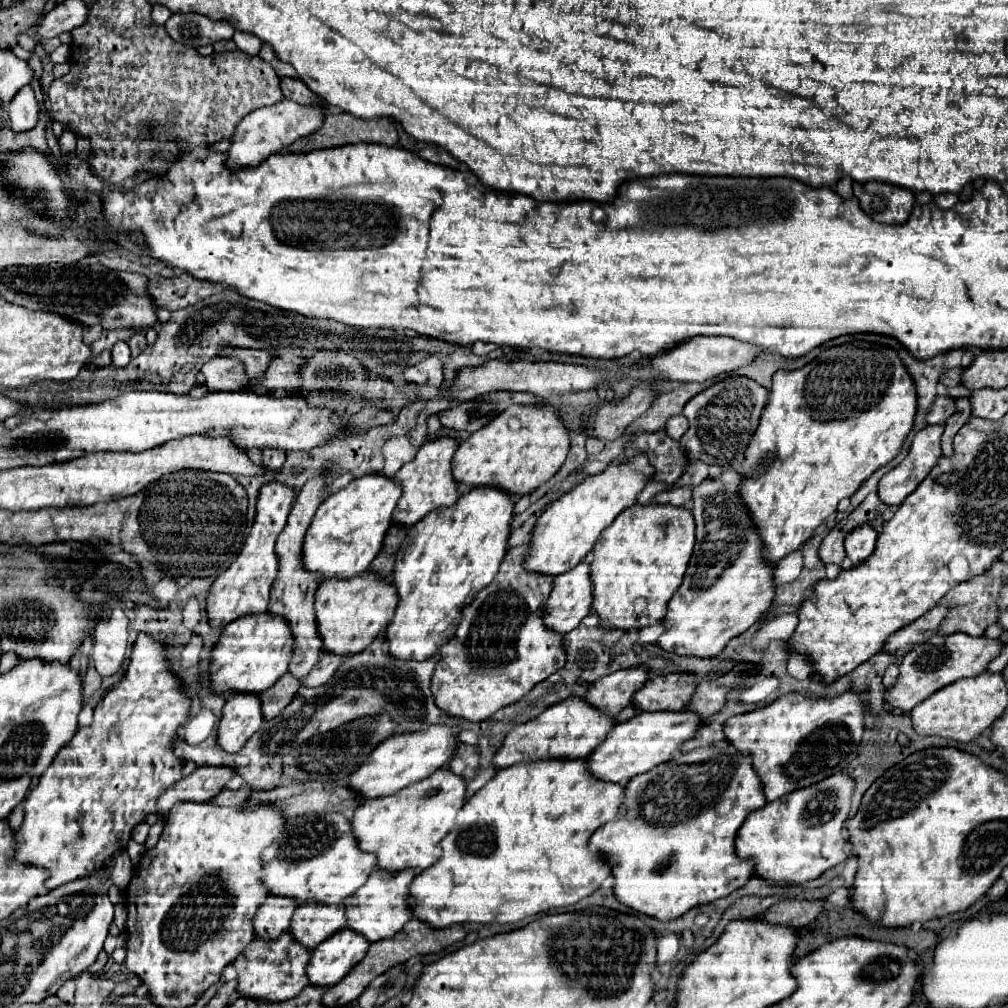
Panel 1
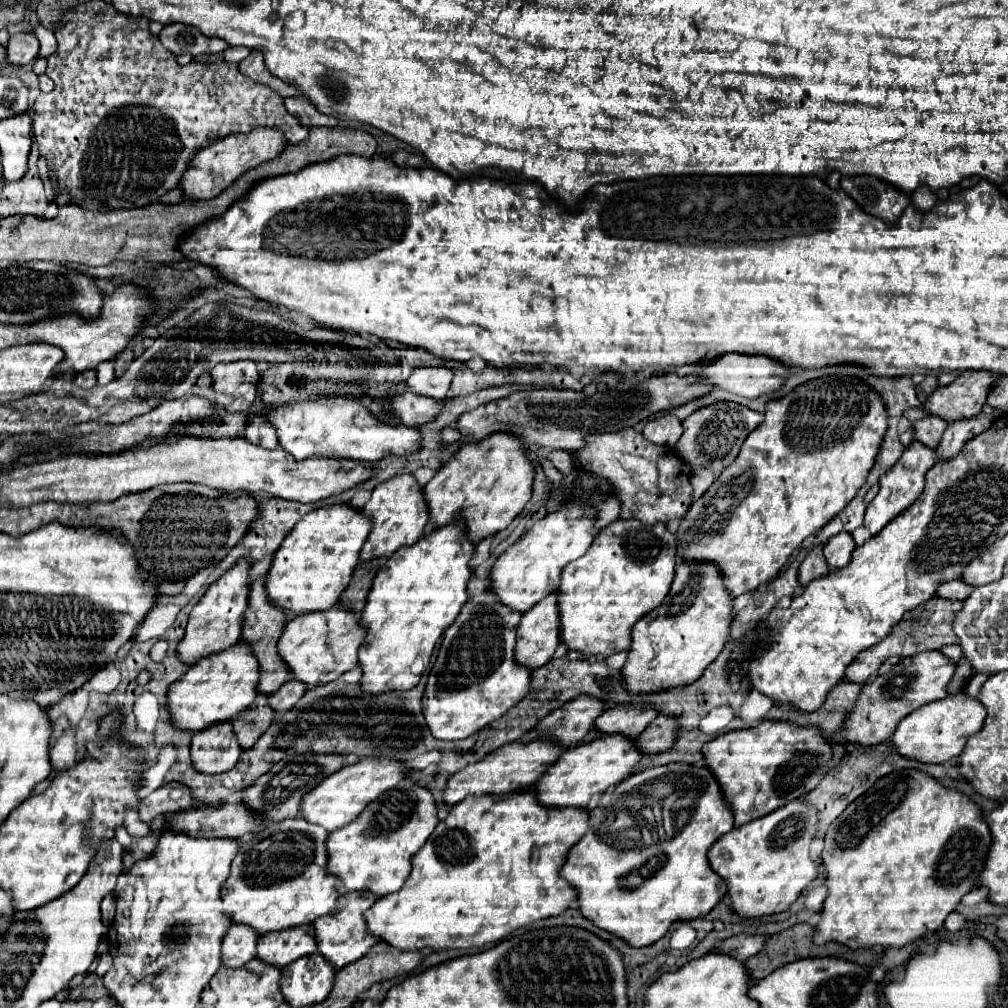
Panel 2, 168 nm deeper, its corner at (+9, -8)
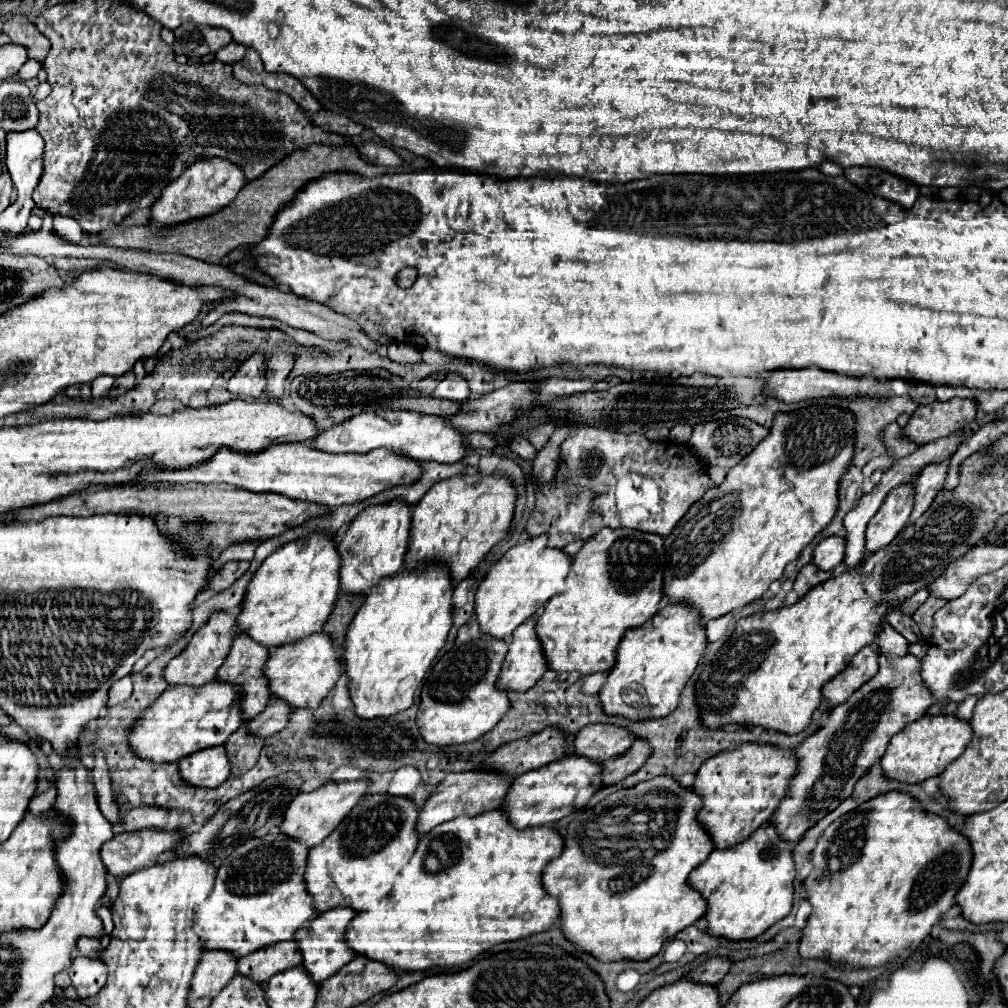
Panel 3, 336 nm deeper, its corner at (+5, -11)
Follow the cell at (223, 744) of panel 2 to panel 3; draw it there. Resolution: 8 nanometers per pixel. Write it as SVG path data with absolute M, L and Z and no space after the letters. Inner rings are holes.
M225 746L205 748L193 756L179 760L181 778L191 786L217 788L229 778L229 758L225 756Z

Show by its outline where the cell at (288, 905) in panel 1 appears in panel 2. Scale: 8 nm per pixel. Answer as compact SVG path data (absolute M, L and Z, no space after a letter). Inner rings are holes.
M231 925L223 937L221 965L239 969L241 965L245 965L255 957L257 941L259 937L251 929L245 929L243 925Z

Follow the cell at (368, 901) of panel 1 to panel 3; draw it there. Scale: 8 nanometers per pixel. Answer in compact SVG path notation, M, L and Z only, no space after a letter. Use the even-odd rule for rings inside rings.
M331 908L329 912L321 912L317 920L299 928L299 932L295 934L295 940L299 942L299 950L303 954L303 966L315 982L327 980L329 976L333 976L333 972L337 972L343 964L349 964L349 960L357 956L355 952L349 952L345 944L345 928L355 914L357 912L353 912L353 908Z

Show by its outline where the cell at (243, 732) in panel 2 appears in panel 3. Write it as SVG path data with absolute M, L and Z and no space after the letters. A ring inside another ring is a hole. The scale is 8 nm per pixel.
M243 722L241 728L233 732L233 736L229 736L229 740L225 742L227 756L231 760L231 776L241 776L247 770L251 770L257 764L257 758L265 742L263 738L249 734L247 724L249 722Z

